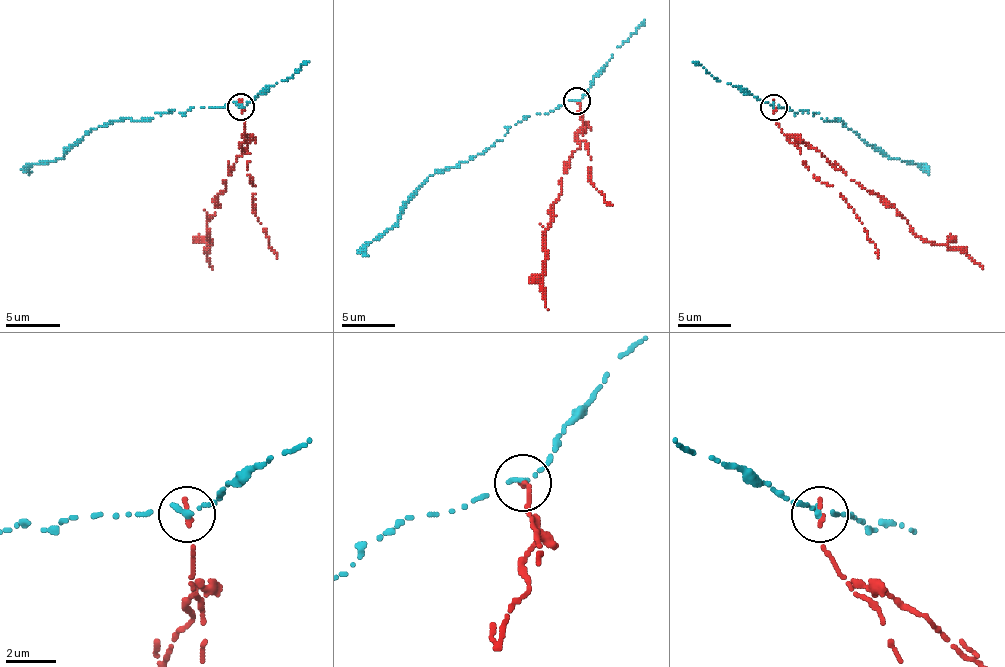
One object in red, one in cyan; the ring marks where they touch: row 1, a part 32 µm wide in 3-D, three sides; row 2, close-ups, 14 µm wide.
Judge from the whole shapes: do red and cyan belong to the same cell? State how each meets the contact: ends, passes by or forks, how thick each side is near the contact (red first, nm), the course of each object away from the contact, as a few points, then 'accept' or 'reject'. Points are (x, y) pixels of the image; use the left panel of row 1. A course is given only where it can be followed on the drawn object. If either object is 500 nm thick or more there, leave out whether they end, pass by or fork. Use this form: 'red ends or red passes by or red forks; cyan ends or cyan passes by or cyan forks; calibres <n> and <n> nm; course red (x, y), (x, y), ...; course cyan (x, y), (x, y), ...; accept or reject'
red ends; cyan ends; calibres 190 and 240 nm; course red (242, 105), (244, 150), (207, 220), (212, 269); course cyan (242, 107), (233, 102), (155, 113), (145, 121), (120, 118), (91, 129), (61, 158), (34, 164), (29, 175); reject

